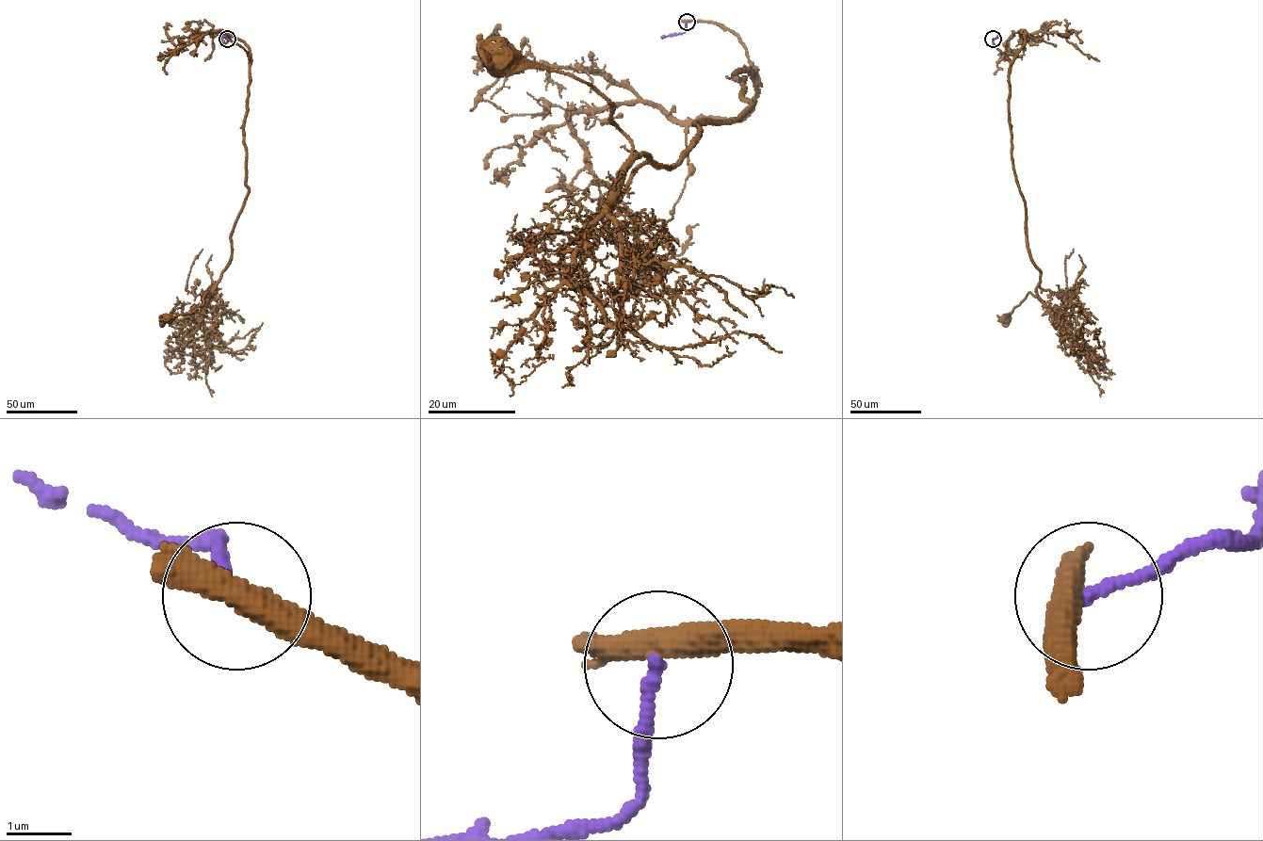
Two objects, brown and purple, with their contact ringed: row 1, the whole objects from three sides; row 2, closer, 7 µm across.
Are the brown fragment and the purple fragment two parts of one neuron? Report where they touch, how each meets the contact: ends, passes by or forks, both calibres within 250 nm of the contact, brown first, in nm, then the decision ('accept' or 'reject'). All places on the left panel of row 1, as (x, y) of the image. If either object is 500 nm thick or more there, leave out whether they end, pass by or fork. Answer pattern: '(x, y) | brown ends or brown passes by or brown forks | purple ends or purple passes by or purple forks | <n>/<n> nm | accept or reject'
(227, 39) | brown passes by | purple ends | 420/190 nm | reject

